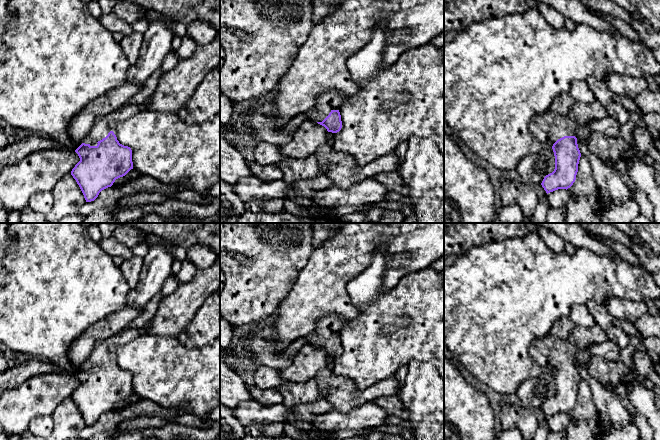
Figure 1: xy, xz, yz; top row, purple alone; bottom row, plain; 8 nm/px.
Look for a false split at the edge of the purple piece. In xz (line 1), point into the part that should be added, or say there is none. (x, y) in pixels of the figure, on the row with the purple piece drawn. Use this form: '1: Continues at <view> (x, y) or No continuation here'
1: Continues at xz (325, 102)

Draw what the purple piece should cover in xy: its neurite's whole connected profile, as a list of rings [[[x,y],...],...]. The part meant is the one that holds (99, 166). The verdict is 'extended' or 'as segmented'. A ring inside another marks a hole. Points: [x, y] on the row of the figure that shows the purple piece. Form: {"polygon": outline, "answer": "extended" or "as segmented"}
{"polygon": [[[148,100],[122,106],[97,118],[82,144],[75,150],[80,161],[72,169],[71,175],[86,202],[94,201],[102,190],[111,187],[116,179],[133,169],[132,150],[119,143],[112,126],[147,108]]], "answer": "extended"}

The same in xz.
{"polygon": [[[337,91],[320,94],[316,98],[314,108],[307,113],[309,120],[324,126],[328,132],[337,133],[342,128],[341,106],[342,95]]], "answer": "extended"}

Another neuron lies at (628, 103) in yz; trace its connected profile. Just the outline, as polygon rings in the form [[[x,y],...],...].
[[[614,95],[614,101],[621,104],[623,107],[625,107],[630,113],[636,112],[640,114],[641,116],[643,113],[640,111],[640,109],[637,107],[634,99],[631,99],[629,97],[622,97],[618,95]]]

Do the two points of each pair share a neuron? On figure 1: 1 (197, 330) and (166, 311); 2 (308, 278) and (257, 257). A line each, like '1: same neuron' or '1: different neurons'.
1: different neurons
2: different neurons

